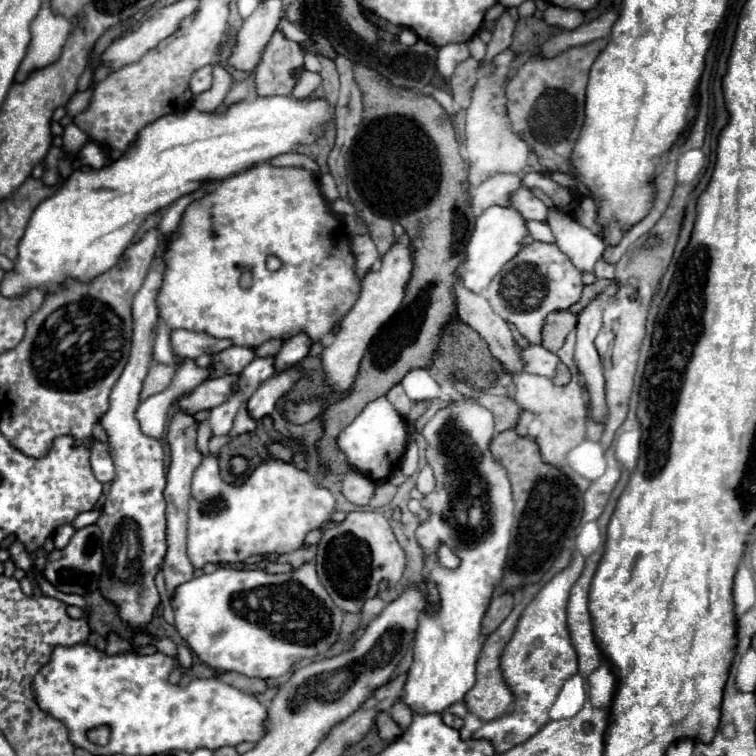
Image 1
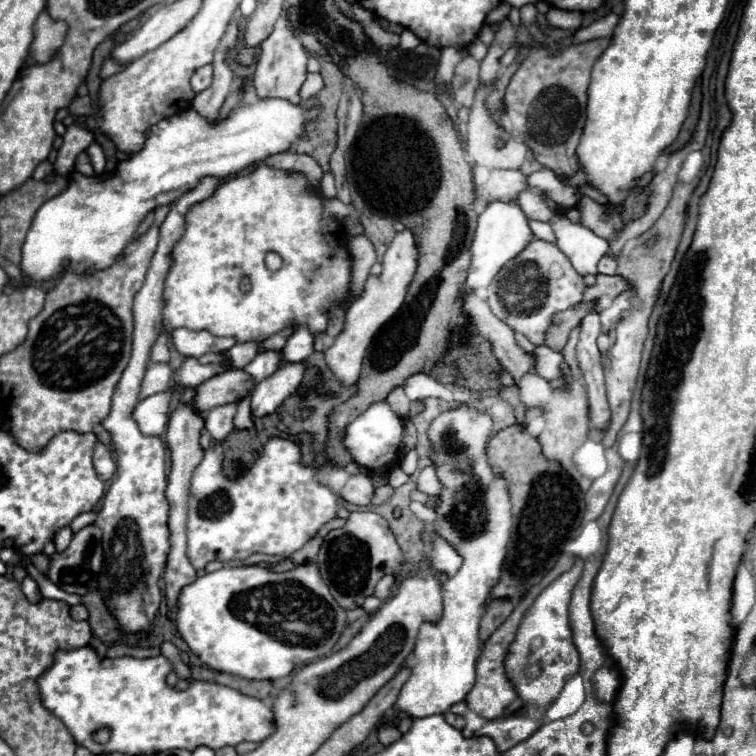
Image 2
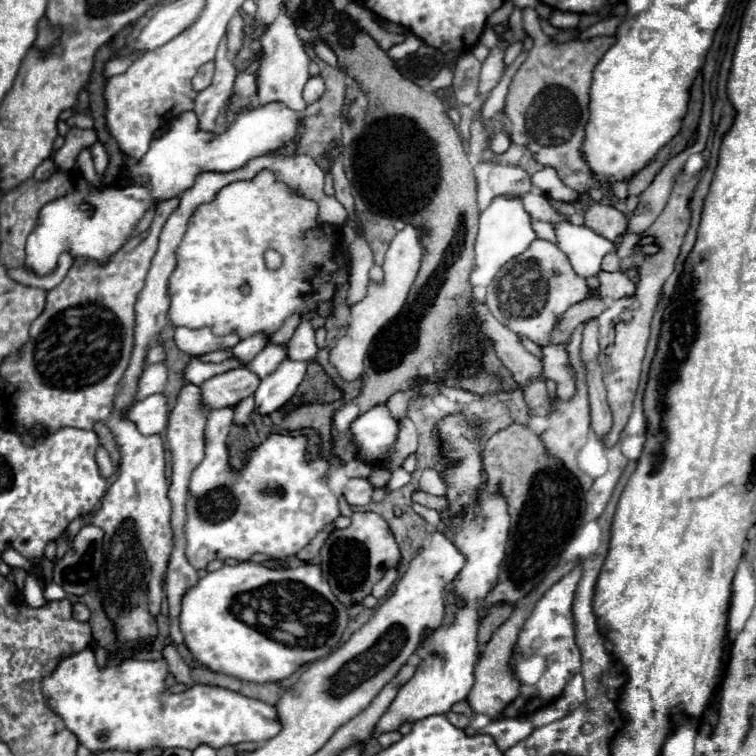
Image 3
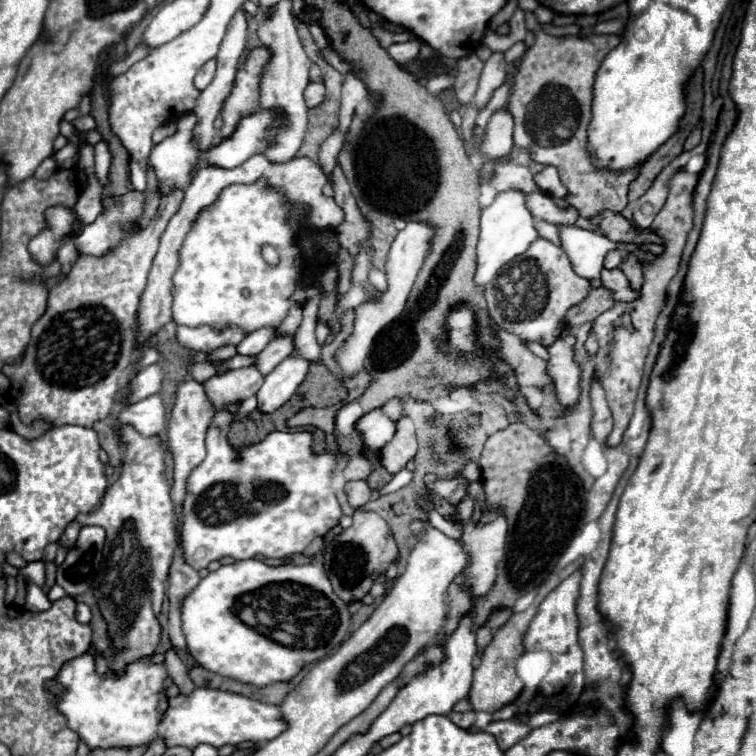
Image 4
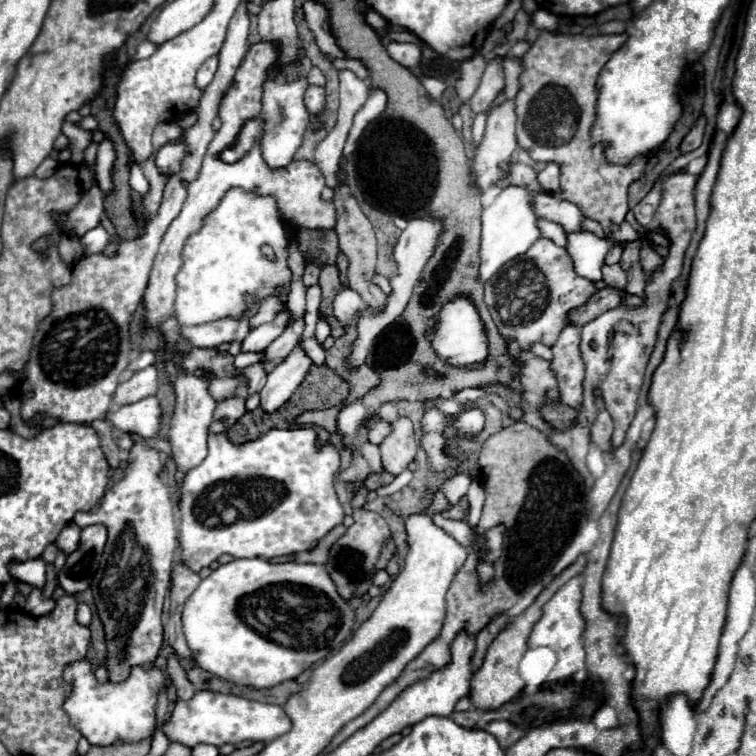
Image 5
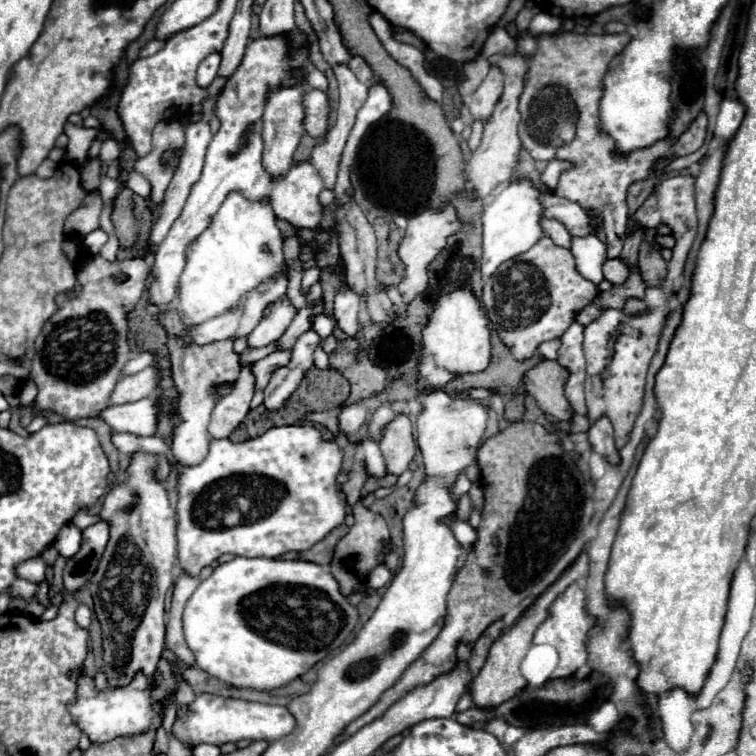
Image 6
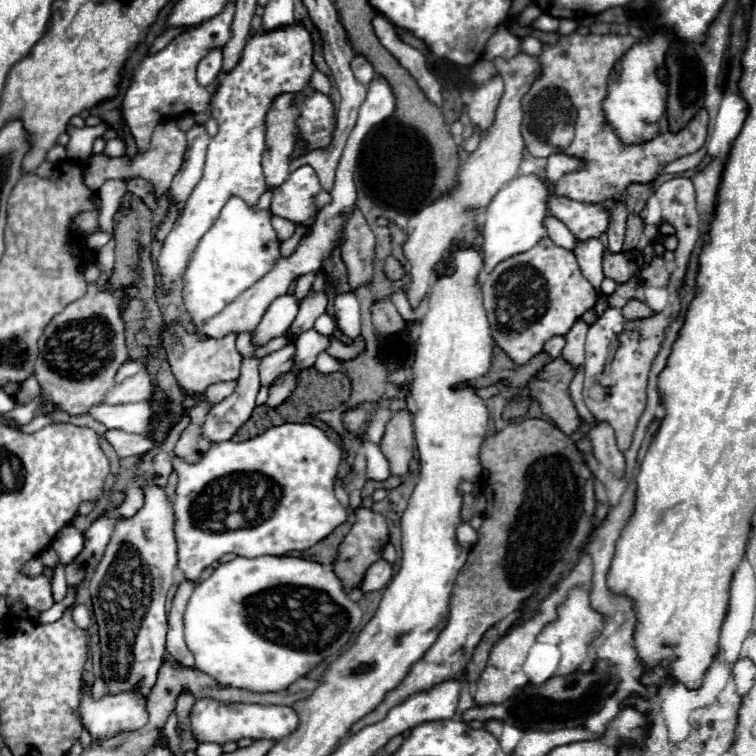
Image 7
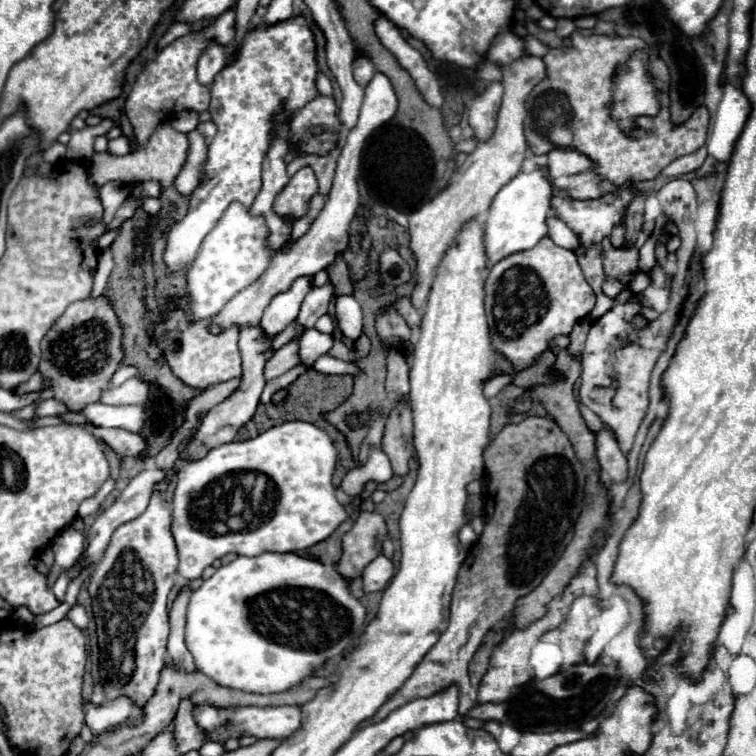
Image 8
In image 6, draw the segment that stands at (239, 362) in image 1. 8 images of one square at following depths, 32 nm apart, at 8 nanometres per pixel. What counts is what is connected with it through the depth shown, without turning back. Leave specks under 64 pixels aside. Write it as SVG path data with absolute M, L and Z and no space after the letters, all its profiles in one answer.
M280 298L272 304L270 312L264 316L264 320L260 320L260 324L252 330L252 334L248 336L248 346L250 348L260 348L270 344L272 340L278 340L288 324L294 320L296 316L296 308L292 306L290 298Z

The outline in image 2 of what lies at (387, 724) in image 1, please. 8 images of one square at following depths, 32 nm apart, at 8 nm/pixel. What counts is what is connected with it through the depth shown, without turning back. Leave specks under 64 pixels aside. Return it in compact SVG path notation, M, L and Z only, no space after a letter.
M378 728L378 740L384 744L384 746L390 746L392 742L400 740L400 732L398 728Z

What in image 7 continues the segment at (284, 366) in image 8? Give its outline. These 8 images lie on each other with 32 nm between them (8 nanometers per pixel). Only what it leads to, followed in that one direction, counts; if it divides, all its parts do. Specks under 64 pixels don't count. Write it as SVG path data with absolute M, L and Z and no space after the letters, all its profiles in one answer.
M290 342L282 350L272 352L264 358L264 364L260 364L260 380L264 380L264 386L268 386L272 380L288 372L290 368L294 368L294 354L296 354L296 346L294 342Z

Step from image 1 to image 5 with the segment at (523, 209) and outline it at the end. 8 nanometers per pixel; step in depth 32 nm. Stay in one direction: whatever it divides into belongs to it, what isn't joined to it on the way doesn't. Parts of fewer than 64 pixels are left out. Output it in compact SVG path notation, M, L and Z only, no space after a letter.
M550 192L536 194L536 214L540 218L562 224L566 232L586 232L582 228L582 224L586 220L582 210L568 200L558 200L558 196L554 196Z

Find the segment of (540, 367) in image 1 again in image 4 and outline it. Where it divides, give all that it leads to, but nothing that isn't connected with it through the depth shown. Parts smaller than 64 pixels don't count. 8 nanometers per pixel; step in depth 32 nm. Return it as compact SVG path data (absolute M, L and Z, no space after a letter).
M564 328L562 336L548 346L550 360L548 360L548 374L554 378L558 400L564 406L574 406L580 398L580 364L576 362L574 354L576 336L572 328Z

